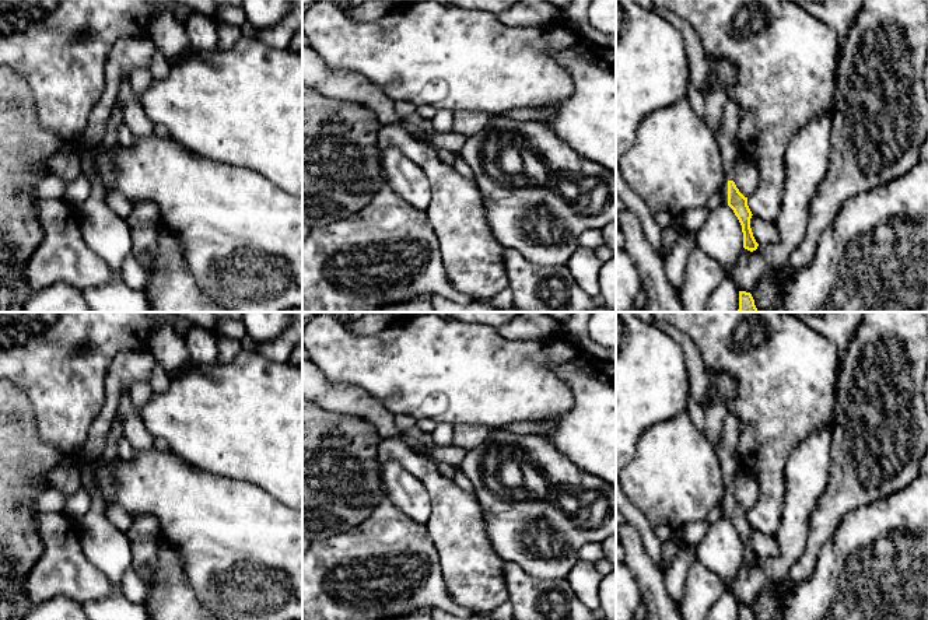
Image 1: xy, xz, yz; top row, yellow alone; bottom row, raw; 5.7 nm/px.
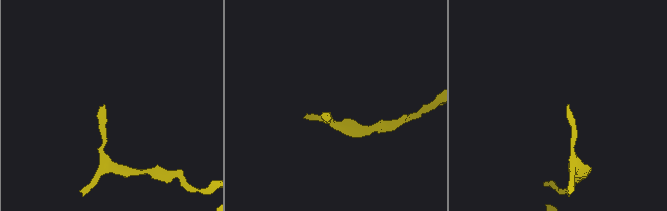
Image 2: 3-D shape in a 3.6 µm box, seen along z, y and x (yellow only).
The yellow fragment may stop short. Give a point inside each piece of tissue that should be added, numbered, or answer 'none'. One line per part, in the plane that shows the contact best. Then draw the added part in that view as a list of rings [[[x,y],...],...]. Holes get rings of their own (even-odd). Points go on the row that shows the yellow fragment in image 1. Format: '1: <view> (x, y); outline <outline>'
1: yz (727, 137); outline [[[728,99],[724,106],[724,116],[718,133],[715,134],[722,154],[724,182],[721,195],[728,202],[728,182],[733,181],[733,164],[740,157],[738,146],[739,106]]]

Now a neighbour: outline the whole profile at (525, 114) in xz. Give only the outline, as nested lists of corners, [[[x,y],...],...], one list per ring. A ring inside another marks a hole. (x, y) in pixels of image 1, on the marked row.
[[[522,108],[522,109],[512,109],[501,116],[505,116],[508,119],[514,120],[536,120],[536,122],[546,122],[553,118],[553,112],[547,108],[542,109],[530,109],[530,108]]]

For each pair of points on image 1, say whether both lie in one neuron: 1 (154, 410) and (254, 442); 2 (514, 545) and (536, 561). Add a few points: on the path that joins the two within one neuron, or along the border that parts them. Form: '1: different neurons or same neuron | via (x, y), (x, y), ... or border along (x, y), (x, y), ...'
1: same neuron | via (179, 414), (205, 414), (228, 420)
2: same neuron | via (519, 545), (531, 556)

